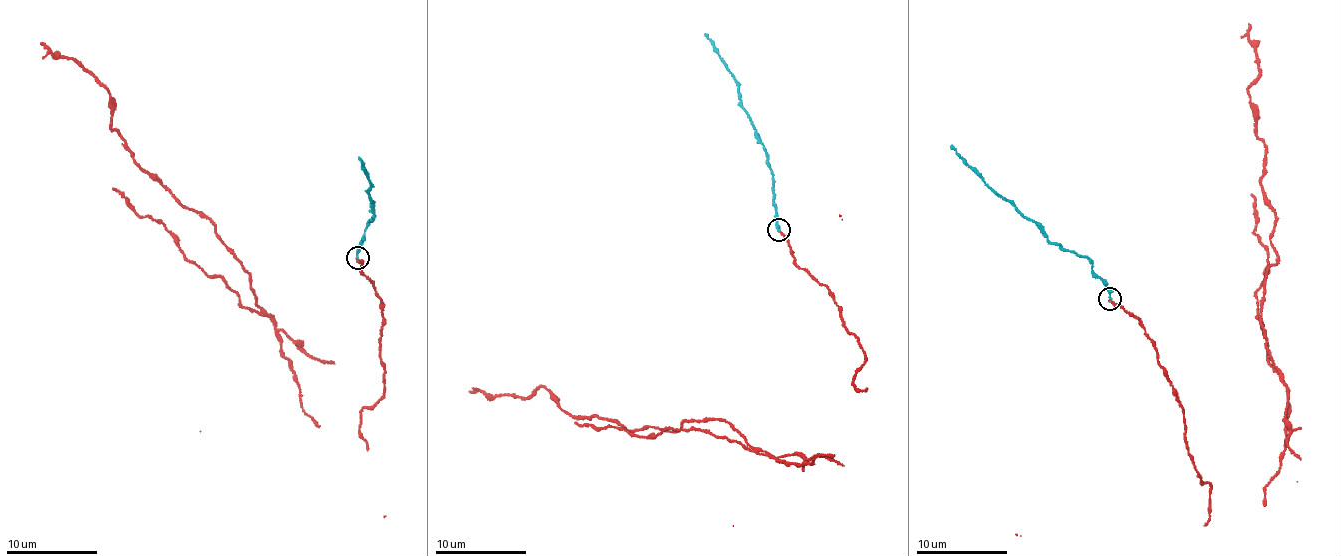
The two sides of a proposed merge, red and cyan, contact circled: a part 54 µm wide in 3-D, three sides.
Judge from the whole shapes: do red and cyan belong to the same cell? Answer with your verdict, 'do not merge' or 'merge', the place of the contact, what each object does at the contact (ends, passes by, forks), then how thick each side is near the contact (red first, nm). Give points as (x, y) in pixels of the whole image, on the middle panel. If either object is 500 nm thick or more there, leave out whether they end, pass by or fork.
merge; at (779, 229); red ends there; cyan ends there; 200 nm thick on the red side, 190 nm on the other

